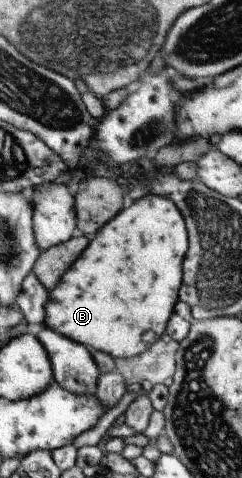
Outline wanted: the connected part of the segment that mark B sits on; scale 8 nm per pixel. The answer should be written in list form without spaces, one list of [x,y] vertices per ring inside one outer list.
[[[147,194],[141,200],[128,203],[121,214],[111,220],[91,238],[84,255],[73,264],[47,302],[47,320],[55,332],[71,340],[105,352],[114,358],[139,357],[152,348],[164,335],[173,304],[179,301],[181,260],[187,250],[187,230],[177,208],[157,194]]]

